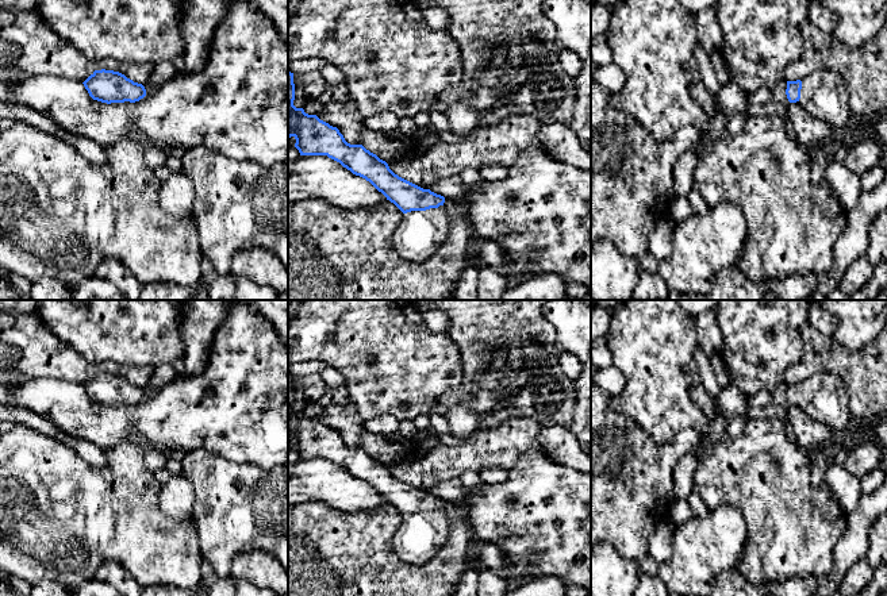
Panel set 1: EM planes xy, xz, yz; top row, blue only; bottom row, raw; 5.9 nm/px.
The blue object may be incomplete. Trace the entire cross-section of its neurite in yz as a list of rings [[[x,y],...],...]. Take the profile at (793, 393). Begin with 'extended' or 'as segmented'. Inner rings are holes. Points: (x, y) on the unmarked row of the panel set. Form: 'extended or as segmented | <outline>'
extended | [[[817,373],[802,382],[787,384],[786,397],[790,405],[798,405],[828,426],[837,439],[856,441],[868,434],[853,428],[845,384],[840,377]]]

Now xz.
extended | [[[288,372],[288,442],[296,442],[300,458],[327,458],[369,484],[403,515],[392,539],[398,557],[410,565],[430,561],[449,537],[445,500],[399,480],[385,464],[362,447],[347,446],[337,430],[296,411],[293,403],[293,376]]]

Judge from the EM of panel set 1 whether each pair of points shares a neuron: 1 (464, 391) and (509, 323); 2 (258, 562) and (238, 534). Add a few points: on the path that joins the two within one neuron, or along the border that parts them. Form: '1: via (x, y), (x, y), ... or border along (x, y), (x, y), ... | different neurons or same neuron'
1: via (480, 375), (495, 339) | same neuron
2: border along (273, 554), (241, 552), (230, 576) | different neurons

